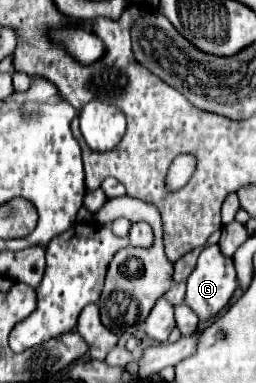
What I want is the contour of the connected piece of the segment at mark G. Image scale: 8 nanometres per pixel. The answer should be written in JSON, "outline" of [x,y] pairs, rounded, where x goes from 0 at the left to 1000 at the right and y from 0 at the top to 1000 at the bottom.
{"outline":[[[801,642],[762,705],[746,710],[746,721],[730,726],[730,768],[723,768],[723,794],[801,841],[824,836],[832,825],[848,825],[902,783],[918,752],[926,752],[926,721],[918,721],[918,689],[910,674],[879,668],[863,658],[863,648],[840,642]]]}

